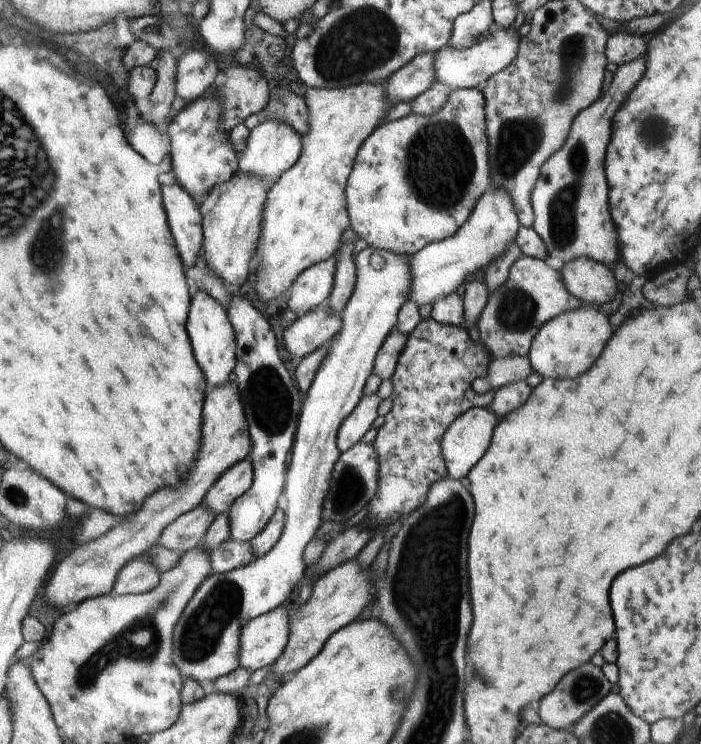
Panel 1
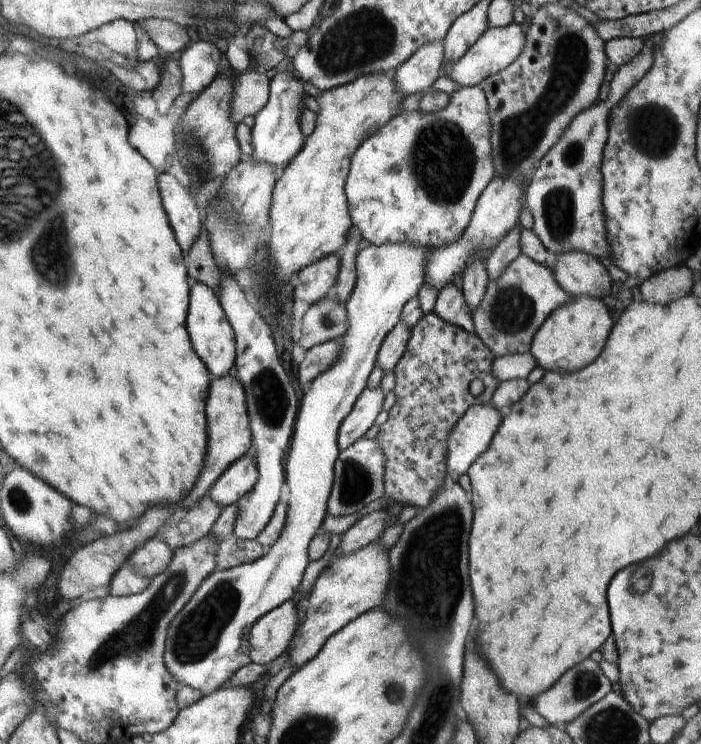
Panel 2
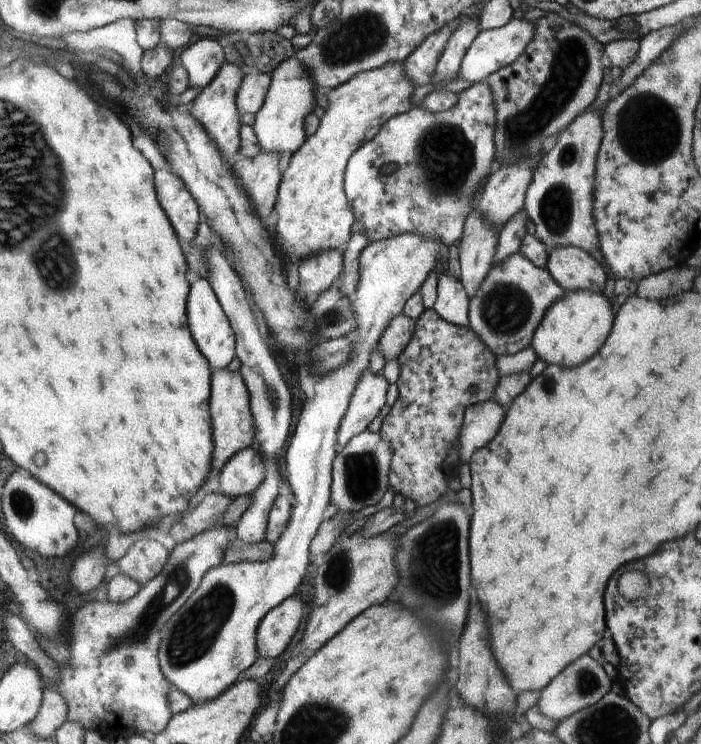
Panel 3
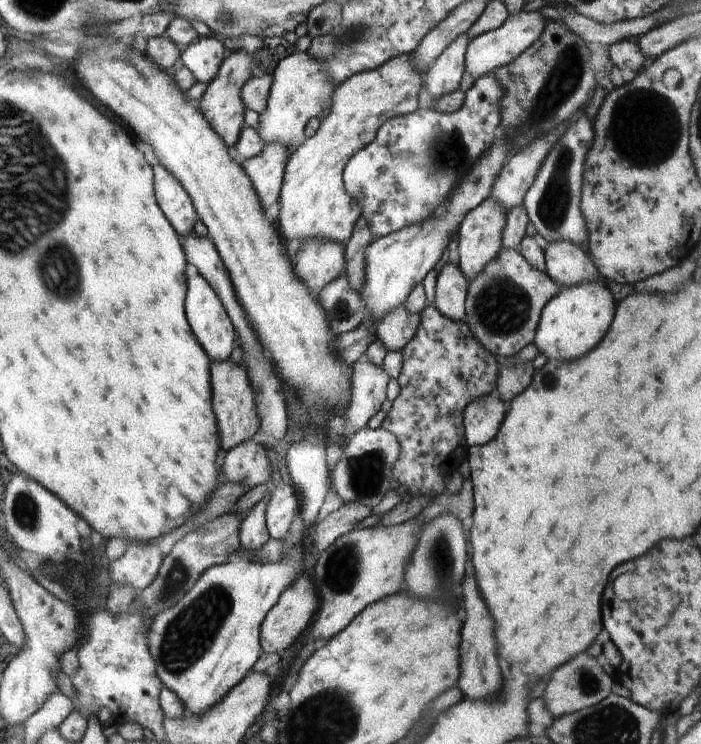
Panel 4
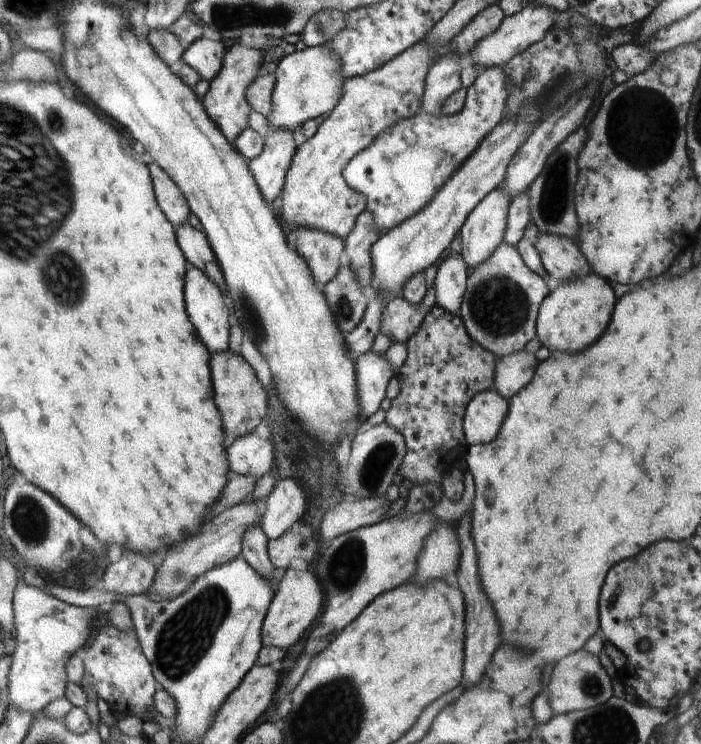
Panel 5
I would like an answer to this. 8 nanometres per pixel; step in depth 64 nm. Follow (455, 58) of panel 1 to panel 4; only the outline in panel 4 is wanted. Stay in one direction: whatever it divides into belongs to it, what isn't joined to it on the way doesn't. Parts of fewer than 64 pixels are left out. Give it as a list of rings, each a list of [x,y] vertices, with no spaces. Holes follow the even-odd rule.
[[[521,11],[518,14],[509,15],[500,28],[486,31],[471,40],[465,52],[465,70],[470,72],[476,80],[479,76],[493,73],[497,68],[511,63],[540,38],[546,20],[548,19],[539,11]]]

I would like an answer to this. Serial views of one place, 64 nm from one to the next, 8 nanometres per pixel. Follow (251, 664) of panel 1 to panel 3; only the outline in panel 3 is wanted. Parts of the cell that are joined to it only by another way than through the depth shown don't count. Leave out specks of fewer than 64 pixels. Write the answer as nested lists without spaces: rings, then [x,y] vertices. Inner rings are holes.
[[[298,590],[264,616],[257,628],[256,648],[260,657],[274,659],[286,650],[290,640],[298,632],[304,618],[304,612],[308,612],[309,606],[310,602],[307,603]]]

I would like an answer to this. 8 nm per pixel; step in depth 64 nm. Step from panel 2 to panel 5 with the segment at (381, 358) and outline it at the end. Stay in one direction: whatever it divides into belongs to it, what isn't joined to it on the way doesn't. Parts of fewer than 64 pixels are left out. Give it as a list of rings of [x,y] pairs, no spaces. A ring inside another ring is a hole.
[[[427,287],[421,303],[410,304],[404,297],[392,297],[386,303],[381,316],[381,332],[390,335],[395,342],[407,341],[418,332],[426,314],[436,304],[435,288]]]

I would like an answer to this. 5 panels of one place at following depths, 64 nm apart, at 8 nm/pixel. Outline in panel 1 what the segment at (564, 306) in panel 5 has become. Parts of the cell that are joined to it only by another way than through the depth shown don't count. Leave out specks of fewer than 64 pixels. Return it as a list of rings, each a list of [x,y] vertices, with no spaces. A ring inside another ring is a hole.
[[[584,303],[577,309],[563,312],[540,327],[534,335],[528,356],[532,371],[544,378],[576,378],[586,372],[602,354],[604,344],[612,336],[609,317],[592,303]]]

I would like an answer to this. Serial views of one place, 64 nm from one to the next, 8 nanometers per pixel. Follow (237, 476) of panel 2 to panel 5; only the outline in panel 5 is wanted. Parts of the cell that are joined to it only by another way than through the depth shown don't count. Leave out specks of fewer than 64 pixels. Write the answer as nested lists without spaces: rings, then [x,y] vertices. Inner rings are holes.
[[[255,430],[244,433],[227,448],[227,459],[232,472],[251,474],[258,480],[274,467],[272,440],[261,438]]]

